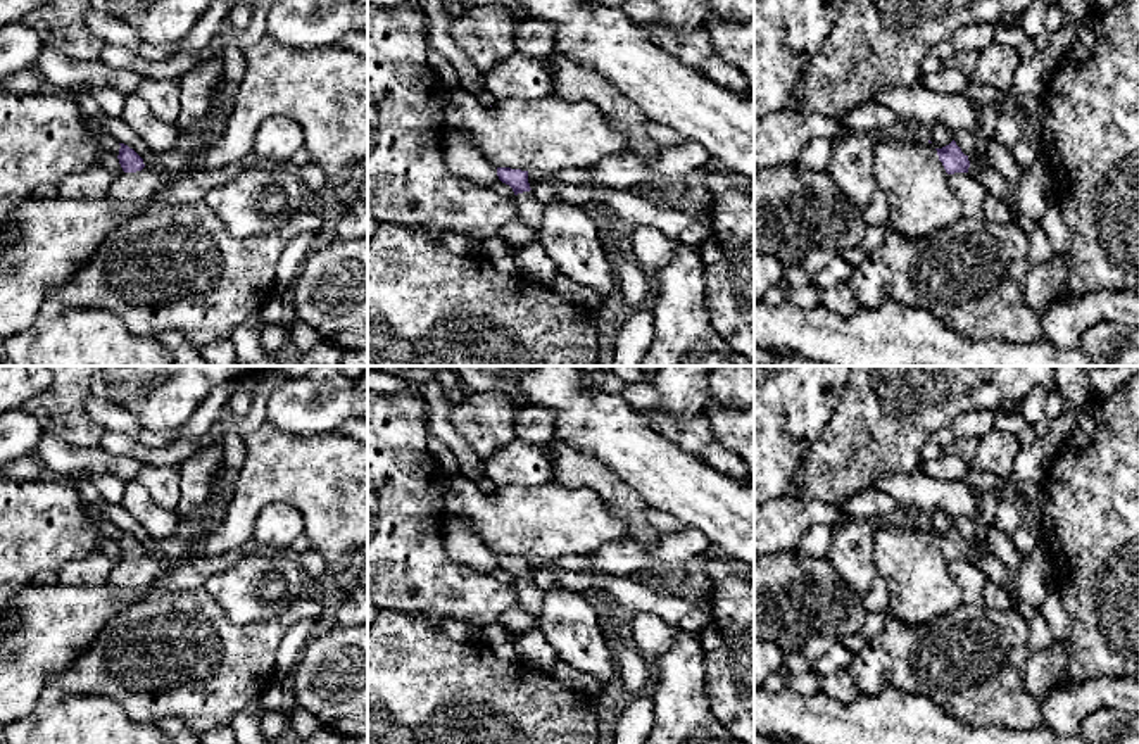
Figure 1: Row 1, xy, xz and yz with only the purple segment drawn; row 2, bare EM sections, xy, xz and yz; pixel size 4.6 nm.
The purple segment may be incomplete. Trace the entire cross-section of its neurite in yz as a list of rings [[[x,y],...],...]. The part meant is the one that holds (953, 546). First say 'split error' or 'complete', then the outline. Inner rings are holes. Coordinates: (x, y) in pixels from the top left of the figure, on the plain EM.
split error; [[[954,526],[935,537],[947,561],[970,559],[985,573],[989,580],[1004,587],[1008,594],[1018,601],[1018,580],[1010,577],[1006,566],[994,554],[972,551],[968,542],[961,539]]]

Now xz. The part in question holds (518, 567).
split error; [[[497,554],[497,563],[509,571],[516,583],[518,606],[540,620],[544,590],[532,582],[528,570],[528,558]]]

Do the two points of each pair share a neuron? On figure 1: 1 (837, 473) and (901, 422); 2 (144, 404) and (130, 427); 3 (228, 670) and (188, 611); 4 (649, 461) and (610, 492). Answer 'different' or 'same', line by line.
1: same
2: different
3: same
4: different

